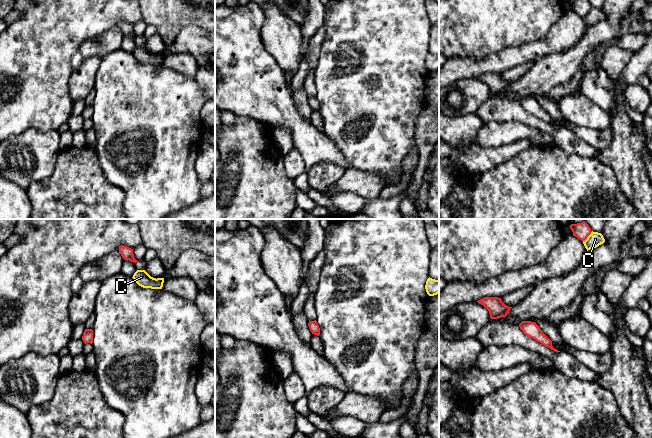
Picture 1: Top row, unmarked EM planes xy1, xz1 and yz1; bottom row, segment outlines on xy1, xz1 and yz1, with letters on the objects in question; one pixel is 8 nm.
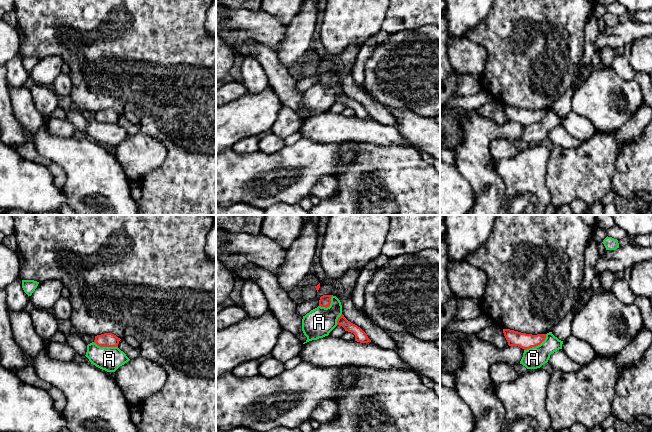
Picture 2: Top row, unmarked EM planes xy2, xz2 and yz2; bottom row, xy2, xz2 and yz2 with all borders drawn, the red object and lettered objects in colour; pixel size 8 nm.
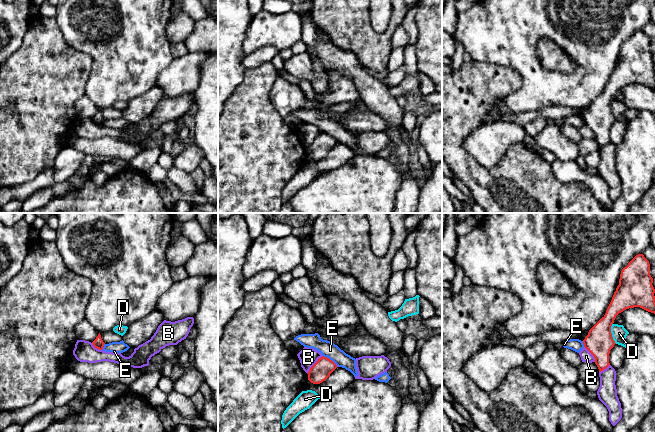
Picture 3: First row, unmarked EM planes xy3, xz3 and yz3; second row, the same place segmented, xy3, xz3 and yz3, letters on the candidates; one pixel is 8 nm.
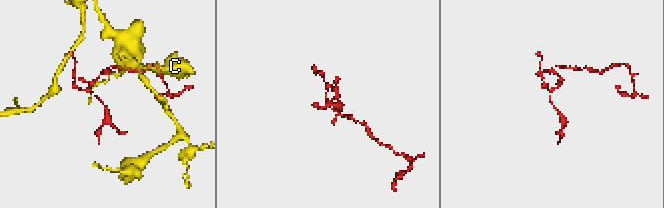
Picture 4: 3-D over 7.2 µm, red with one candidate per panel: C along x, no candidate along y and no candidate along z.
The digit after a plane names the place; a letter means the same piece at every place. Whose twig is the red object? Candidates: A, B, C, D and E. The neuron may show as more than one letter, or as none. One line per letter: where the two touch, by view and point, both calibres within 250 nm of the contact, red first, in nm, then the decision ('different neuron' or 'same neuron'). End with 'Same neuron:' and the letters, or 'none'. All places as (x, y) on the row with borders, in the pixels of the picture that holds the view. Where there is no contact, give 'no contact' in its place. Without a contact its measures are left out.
A: meets red in yz2 at (536, 345); 130 nm thick on the red side, 170 nm on the other; different neuron
B: meets red in xz3 at (314, 364); 160 nm thick on the red side, 150 nm on the other; different neuron
C: meets red in yz1 at (587, 236); 130 nm thick on the red side, 120 nm on the other; different neuron
D: meets red in yz3 at (611, 333); 220 nm thick on the red side, 120 nm on the other; different neuron
E: meets red in xz3 at (329, 359); 160 nm thick on the red side, 130 nm on the other; different neuron
Same neuron: none

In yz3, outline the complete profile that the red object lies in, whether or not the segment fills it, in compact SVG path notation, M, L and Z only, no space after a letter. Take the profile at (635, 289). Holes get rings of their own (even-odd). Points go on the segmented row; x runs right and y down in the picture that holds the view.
M643 254L636 255L620 274L619 285L605 315L589 330L584 347L594 356L599 372L609 363L610 350L616 344L611 326L616 316L626 309L640 307L655 314L655 289L652 285L649 261Z

